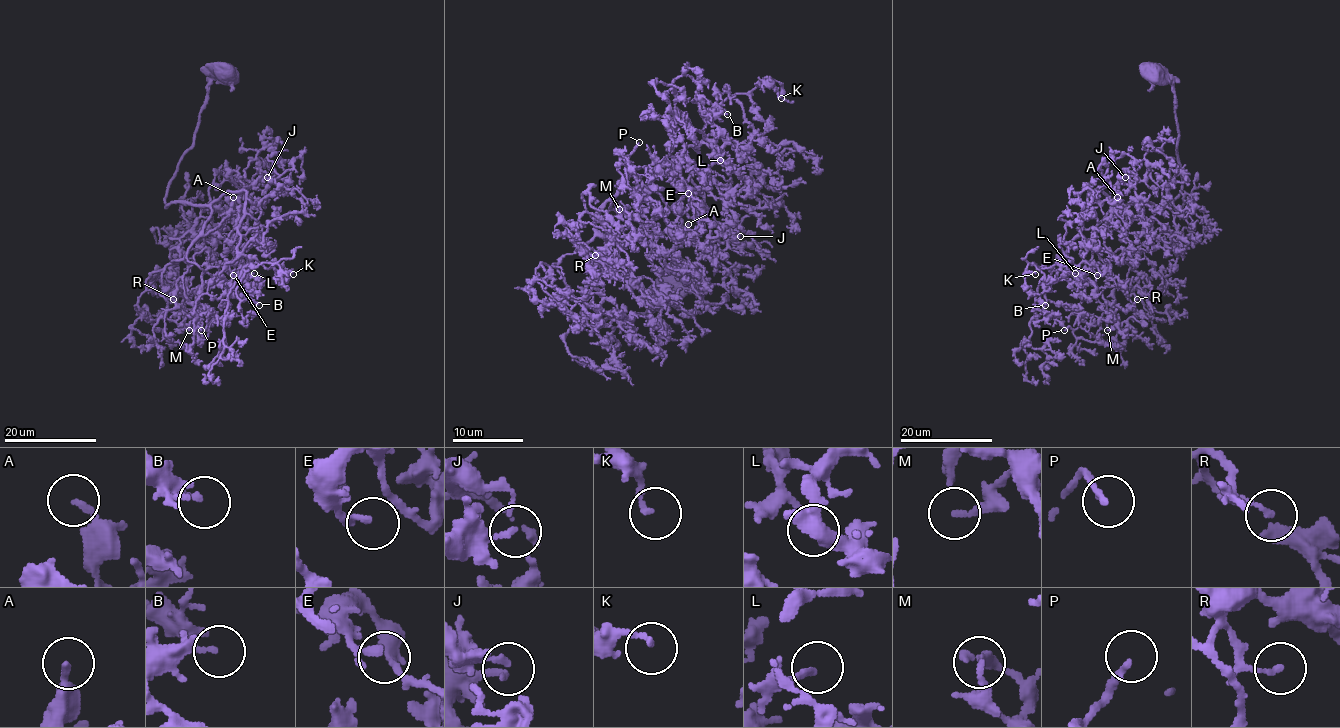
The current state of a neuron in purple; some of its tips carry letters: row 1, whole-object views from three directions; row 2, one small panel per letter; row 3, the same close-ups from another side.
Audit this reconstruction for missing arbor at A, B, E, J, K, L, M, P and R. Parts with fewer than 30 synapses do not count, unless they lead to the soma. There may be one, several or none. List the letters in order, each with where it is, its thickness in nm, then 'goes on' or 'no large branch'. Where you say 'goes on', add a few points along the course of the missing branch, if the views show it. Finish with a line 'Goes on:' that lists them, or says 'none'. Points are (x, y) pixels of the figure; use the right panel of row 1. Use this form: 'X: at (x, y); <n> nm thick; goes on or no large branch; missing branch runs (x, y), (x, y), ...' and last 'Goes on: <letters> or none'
A: at (1117, 197); 200 nm thick; no large branch
B: at (1045, 305); 200 nm thick; no large branch
E: at (1097, 275); 200 nm thick; no large branch
J: at (1125, 177); 150 nm thick; no large branch
K: at (1035, 274); 160 nm thick; no large branch
L: at (1075, 273); 190 nm thick; no large branch
M: at (1107, 330); 220 nm thick; no large branch
P: at (1064, 330); 170 nm thick; goes on; missing branch runs (1064, 330), (1055, 336), (1069, 334), (1069, 342), (1076, 349)
R: at (1137, 299); 150 nm thick; no large branch
Goes on: P

